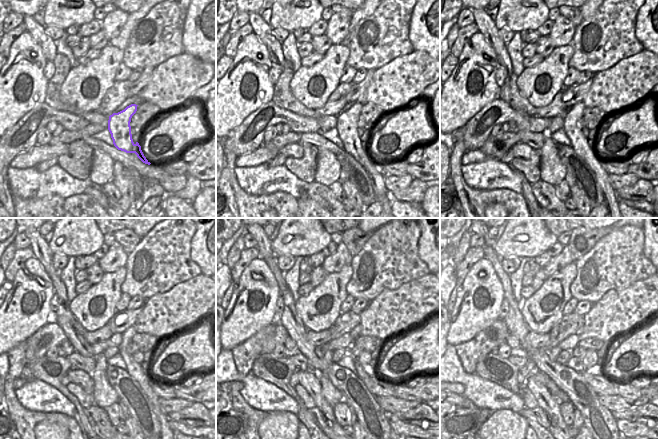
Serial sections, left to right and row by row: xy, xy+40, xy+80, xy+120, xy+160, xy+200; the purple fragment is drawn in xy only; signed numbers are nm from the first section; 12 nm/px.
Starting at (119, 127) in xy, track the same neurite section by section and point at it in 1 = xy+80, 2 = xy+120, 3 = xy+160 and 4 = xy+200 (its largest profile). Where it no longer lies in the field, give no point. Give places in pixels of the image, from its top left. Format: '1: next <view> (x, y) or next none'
1: next xy+80 (579, 143)
2: next xy+120 (134, 369)
3: next xy+160 (366, 379)
4: next xy+200 (581, 330)

